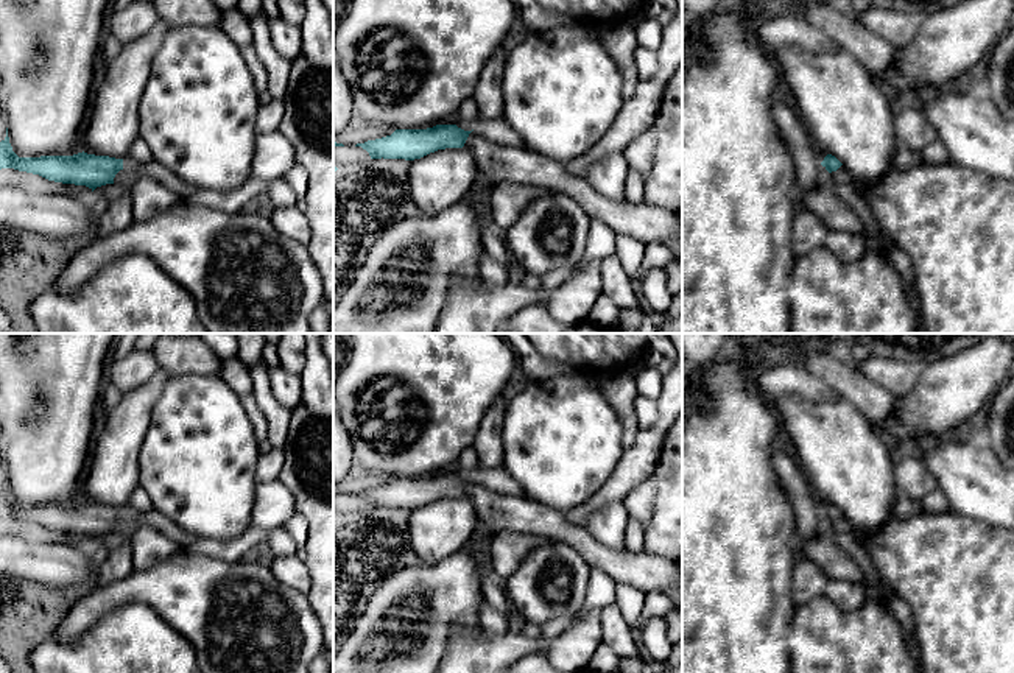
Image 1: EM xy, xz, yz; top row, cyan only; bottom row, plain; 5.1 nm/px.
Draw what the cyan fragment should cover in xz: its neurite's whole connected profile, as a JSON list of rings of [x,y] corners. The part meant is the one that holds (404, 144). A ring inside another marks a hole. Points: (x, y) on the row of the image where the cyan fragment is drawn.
[[[456,125],[427,129],[396,129],[391,136],[357,143],[371,159],[421,159],[445,148],[466,148],[478,164],[478,171],[497,182],[544,185],[573,198],[592,220],[648,243],[676,246],[682,241],[682,220],[673,212],[646,204],[618,203],[598,193],[586,179],[567,173],[565,165],[536,156],[523,148],[497,145],[478,131]]]

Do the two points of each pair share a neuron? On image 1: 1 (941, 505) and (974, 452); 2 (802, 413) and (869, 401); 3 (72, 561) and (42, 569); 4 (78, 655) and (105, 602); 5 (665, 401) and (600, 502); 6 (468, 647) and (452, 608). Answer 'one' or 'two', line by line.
1: two
2: two
3: one
4: two
5: one
6: two

